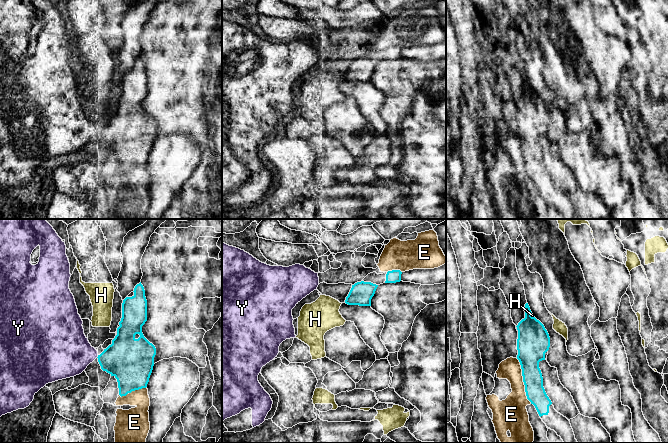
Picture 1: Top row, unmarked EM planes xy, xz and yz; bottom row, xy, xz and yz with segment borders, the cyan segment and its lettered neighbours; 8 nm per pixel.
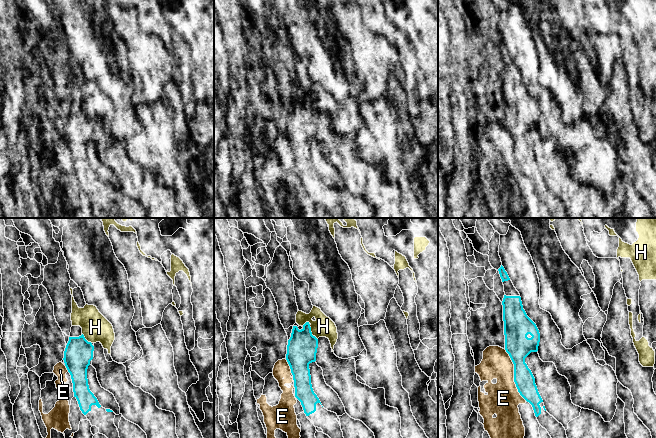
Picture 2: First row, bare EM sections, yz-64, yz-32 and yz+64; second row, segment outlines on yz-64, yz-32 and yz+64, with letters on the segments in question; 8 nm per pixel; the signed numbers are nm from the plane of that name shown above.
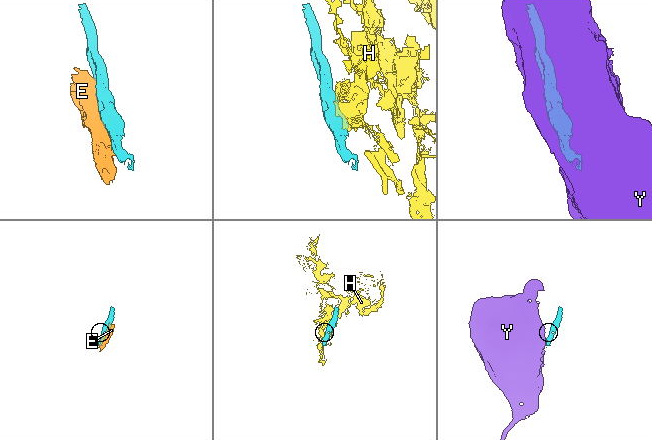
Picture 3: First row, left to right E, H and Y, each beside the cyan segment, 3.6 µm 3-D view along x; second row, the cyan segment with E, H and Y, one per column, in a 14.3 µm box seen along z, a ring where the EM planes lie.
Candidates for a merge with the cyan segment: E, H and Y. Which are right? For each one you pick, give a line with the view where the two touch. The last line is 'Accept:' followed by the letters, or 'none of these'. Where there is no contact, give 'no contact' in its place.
Accept: none of these

